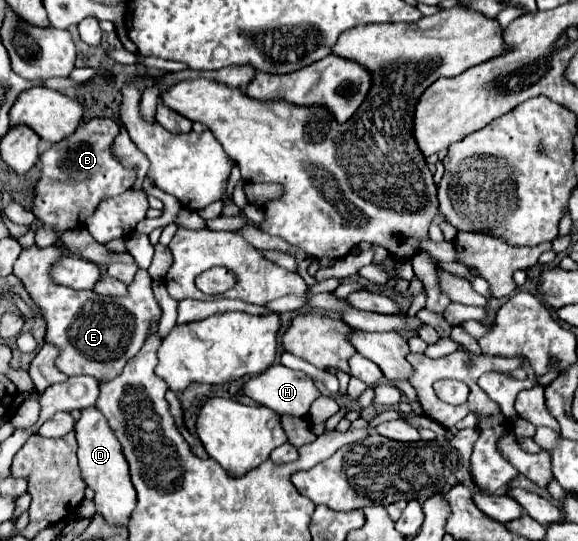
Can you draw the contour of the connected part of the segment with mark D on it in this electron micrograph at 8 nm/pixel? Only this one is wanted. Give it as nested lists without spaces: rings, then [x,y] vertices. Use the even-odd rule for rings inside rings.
[[[88,407],[80,411],[80,419],[76,423],[76,439],[78,439],[78,461],[82,469],[82,477],[86,479],[86,485],[94,489],[94,501],[96,501],[96,511],[112,525],[112,523],[122,523],[128,525],[128,517],[136,507],[136,491],[130,481],[130,469],[128,461],[122,453],[122,445],[112,433],[106,417],[96,409]]]

